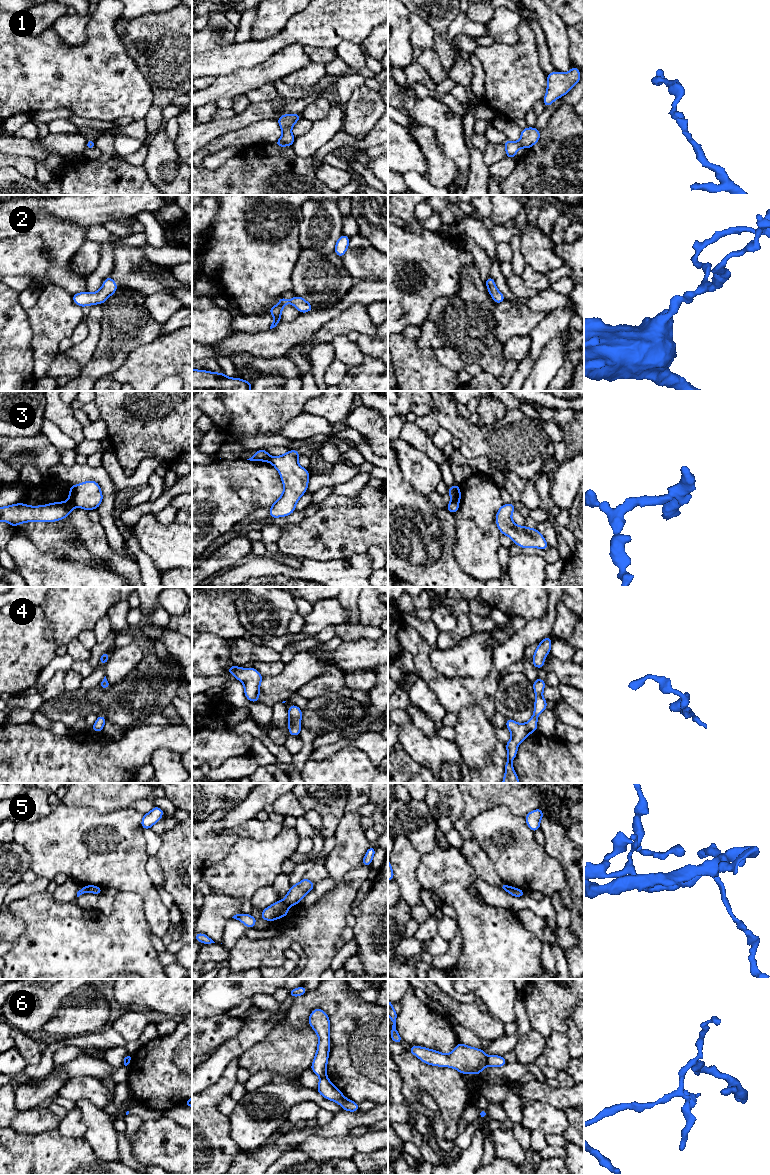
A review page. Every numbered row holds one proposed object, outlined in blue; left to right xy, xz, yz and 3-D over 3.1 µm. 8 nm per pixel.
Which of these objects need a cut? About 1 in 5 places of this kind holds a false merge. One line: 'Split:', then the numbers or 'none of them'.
Split: 3, 5, 6

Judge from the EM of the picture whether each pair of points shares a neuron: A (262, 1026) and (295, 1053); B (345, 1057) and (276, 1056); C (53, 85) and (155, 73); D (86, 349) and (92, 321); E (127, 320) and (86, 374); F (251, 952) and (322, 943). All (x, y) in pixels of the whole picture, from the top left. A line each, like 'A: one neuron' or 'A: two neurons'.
A: two neurons
B: two neurons
C: two neurons
D: one neuron
E: one neuron
F: one neuron

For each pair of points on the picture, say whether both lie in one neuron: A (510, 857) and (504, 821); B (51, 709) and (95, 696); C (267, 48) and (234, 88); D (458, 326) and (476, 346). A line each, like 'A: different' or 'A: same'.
A: same
B: same
C: different
D: same

